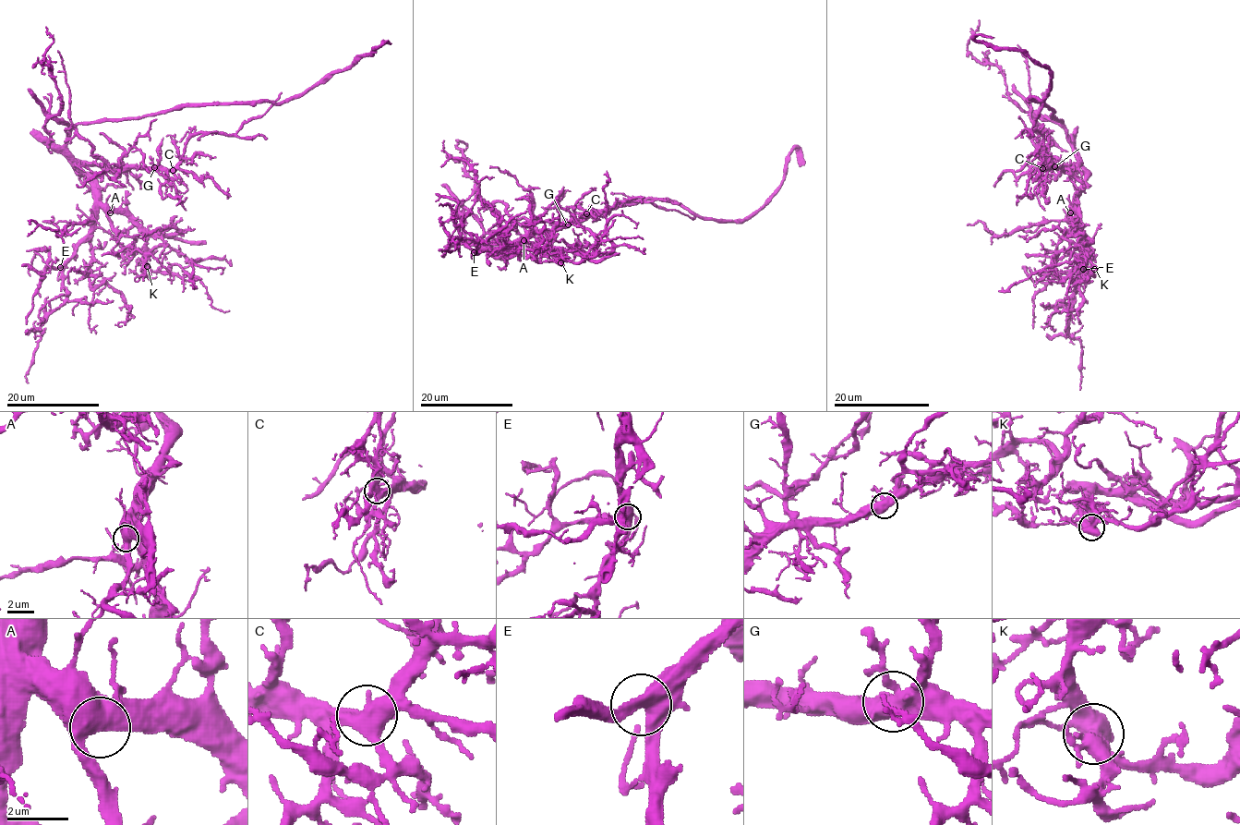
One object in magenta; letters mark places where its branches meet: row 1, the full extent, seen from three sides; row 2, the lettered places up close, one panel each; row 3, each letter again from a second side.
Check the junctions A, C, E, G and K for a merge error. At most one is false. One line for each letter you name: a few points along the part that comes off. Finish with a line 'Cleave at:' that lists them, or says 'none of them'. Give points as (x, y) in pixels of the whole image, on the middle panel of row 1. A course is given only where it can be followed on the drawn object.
Cleave at: none of them

